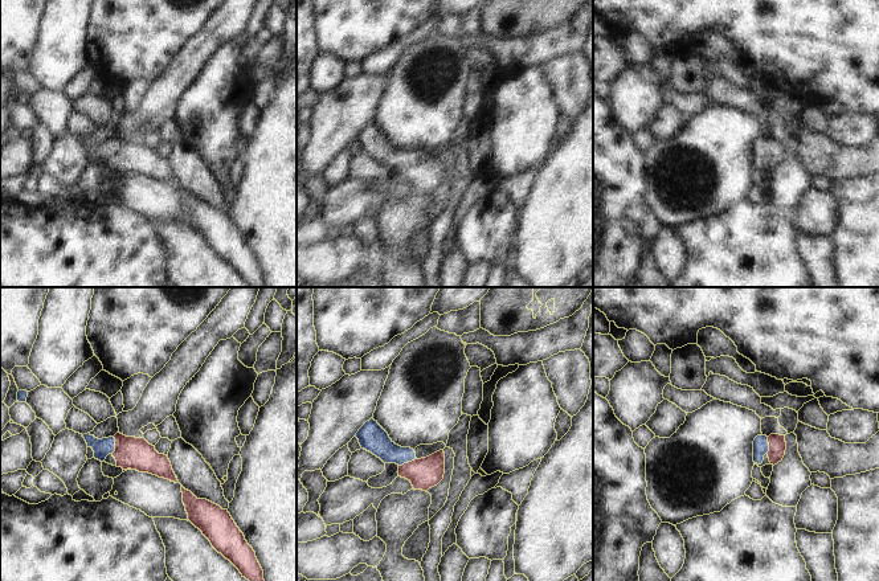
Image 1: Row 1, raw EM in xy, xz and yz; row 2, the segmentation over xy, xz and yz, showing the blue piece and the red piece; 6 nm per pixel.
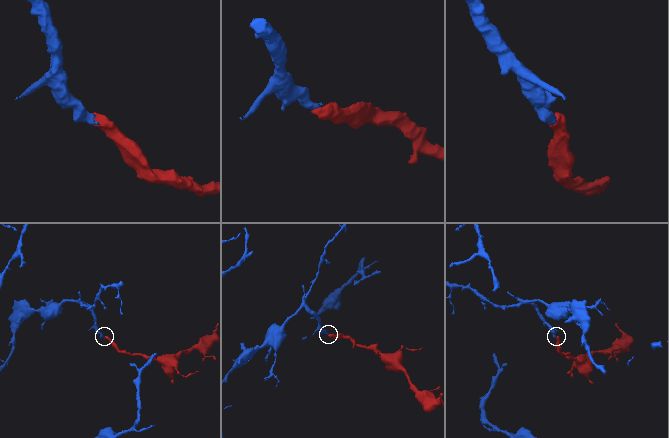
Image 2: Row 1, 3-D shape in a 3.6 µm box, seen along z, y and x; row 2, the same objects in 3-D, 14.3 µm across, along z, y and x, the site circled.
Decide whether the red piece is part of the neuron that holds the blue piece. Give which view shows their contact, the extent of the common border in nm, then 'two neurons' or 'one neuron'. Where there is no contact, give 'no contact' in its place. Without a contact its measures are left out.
xz | 120 nm | one neuron

